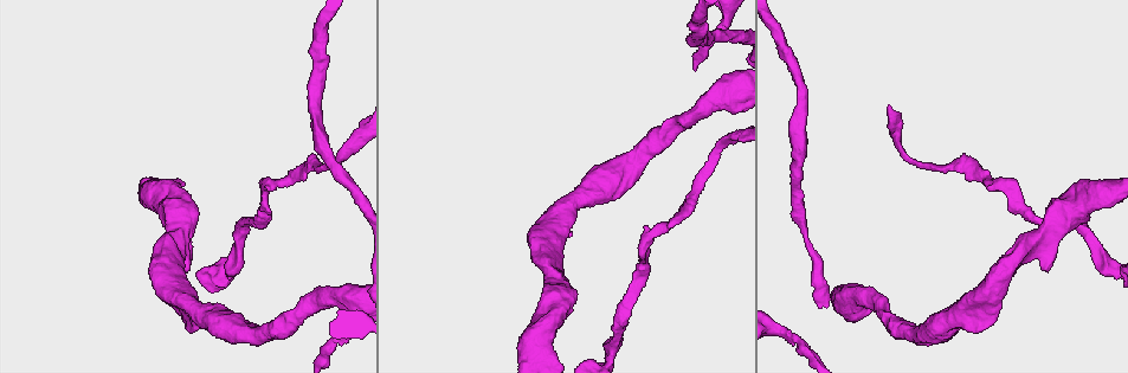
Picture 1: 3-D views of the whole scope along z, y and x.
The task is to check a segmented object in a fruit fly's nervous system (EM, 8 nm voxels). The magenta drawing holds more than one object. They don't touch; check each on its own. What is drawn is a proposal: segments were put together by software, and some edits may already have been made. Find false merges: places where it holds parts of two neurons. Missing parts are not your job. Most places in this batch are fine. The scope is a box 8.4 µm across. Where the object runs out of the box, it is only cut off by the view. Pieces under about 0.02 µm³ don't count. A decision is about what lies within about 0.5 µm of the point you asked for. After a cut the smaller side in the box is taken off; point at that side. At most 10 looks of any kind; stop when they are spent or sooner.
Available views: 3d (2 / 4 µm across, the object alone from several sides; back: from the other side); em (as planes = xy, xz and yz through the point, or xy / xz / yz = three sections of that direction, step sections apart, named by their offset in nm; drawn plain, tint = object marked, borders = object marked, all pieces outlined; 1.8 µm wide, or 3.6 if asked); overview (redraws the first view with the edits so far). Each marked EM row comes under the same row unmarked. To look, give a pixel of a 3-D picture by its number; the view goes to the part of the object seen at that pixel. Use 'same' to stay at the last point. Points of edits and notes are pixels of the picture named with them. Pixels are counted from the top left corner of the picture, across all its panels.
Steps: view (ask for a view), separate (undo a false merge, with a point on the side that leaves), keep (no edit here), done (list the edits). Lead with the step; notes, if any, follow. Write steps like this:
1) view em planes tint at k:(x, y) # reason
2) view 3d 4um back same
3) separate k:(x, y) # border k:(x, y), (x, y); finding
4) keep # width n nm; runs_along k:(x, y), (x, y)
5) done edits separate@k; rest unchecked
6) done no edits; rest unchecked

view 3d 4um at 1:(539, 352) # calibre changes

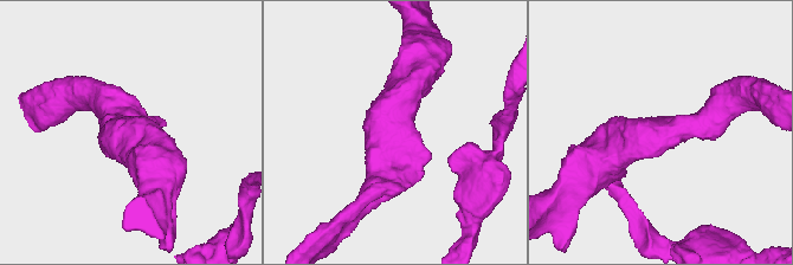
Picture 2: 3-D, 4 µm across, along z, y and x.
view em 3.6um xz step 16 tint at 2:(661, 130) # need the tissue

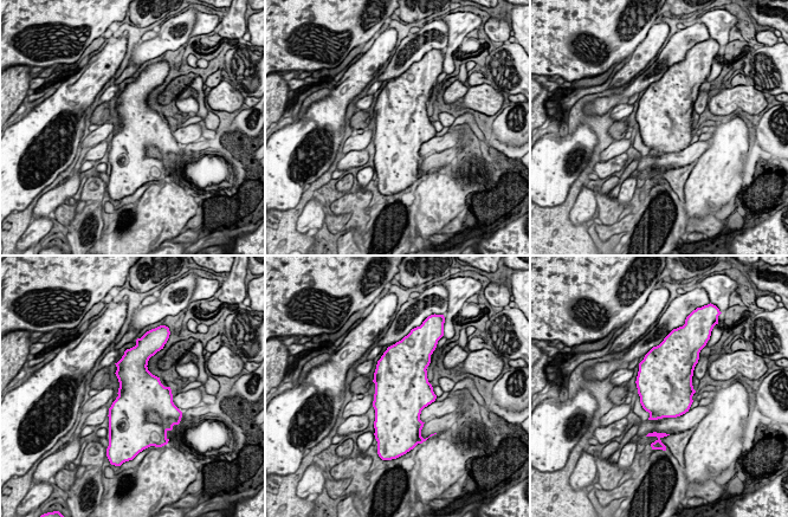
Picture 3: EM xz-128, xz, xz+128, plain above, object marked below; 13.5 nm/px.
view em 3.6um planes tint same # another direction

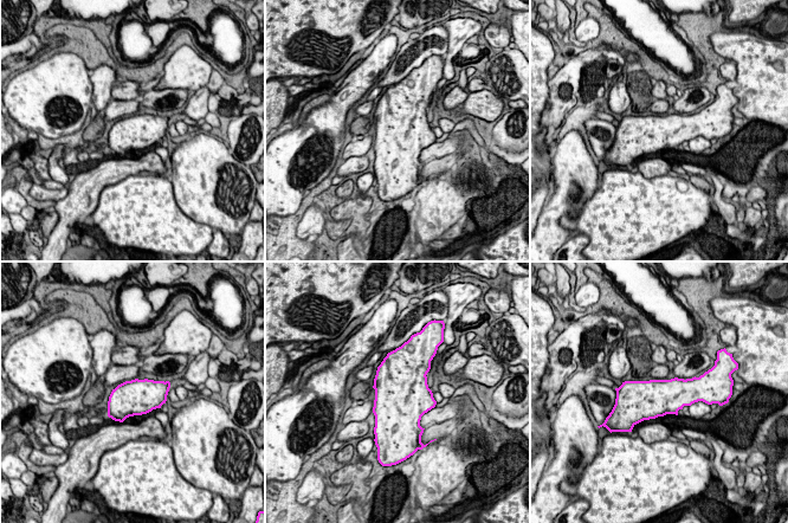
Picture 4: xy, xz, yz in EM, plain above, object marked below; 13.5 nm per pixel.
keep # all the same neuron

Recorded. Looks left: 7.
view em xz step 8 tint at 1:(1039, 238) # abrupt turn

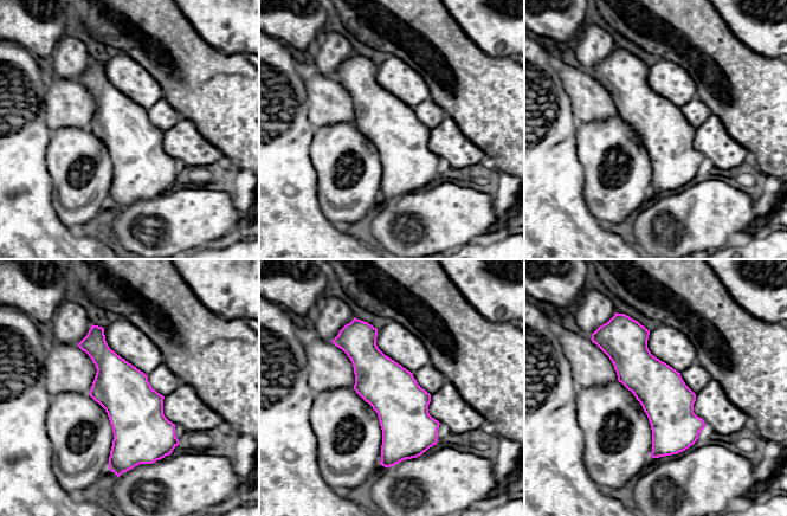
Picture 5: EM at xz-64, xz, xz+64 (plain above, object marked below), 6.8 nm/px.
keep # width 340 nm; runs_along 5:(365, 327), (392, 392), (386, 463); all the same neuron

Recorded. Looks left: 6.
view em planes tint at 1:(859, 295) # sudden change in width

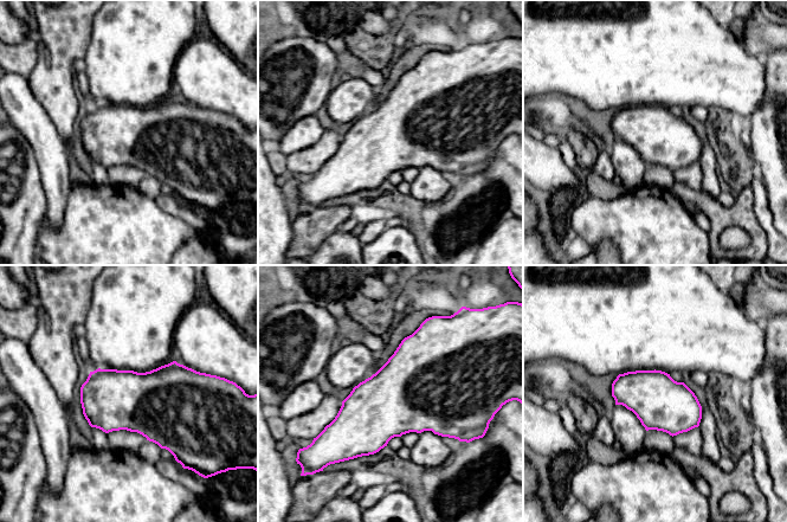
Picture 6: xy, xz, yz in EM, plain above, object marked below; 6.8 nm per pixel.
keep # continuous, no second neuron

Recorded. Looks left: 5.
view 3d 4um at 1:(777, 329) # sudden change in width

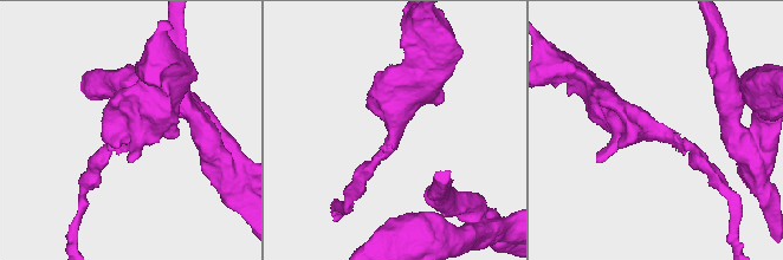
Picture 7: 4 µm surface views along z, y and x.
view em yz step 16 tint at 7:(657, 135)

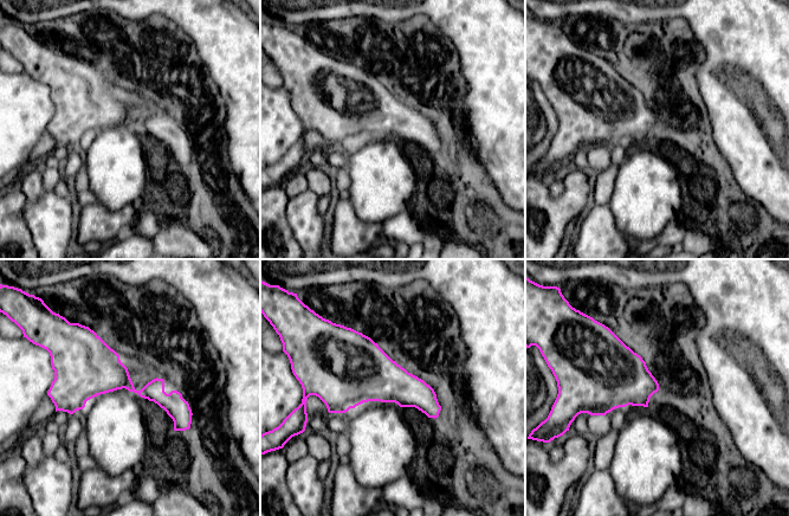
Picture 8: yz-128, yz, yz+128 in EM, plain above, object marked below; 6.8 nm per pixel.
view em planes borders same

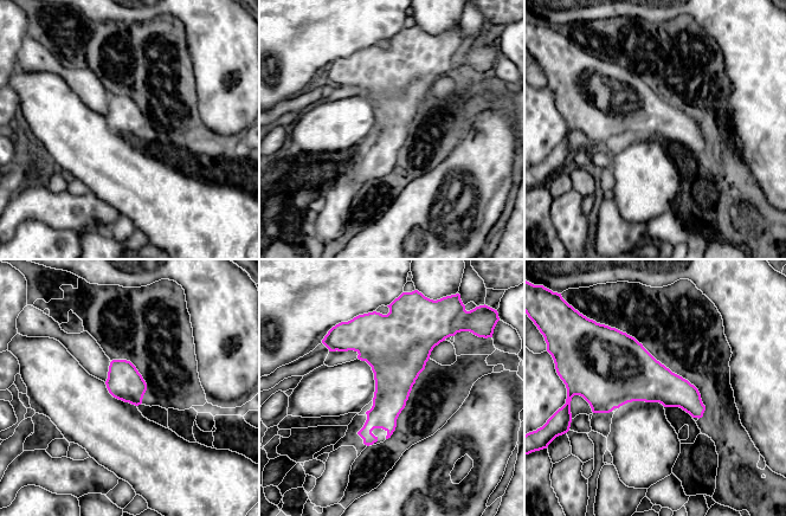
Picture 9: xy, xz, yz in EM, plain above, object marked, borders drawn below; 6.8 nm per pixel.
keep # one neuron here

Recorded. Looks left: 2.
done no edits; rest unchecked

